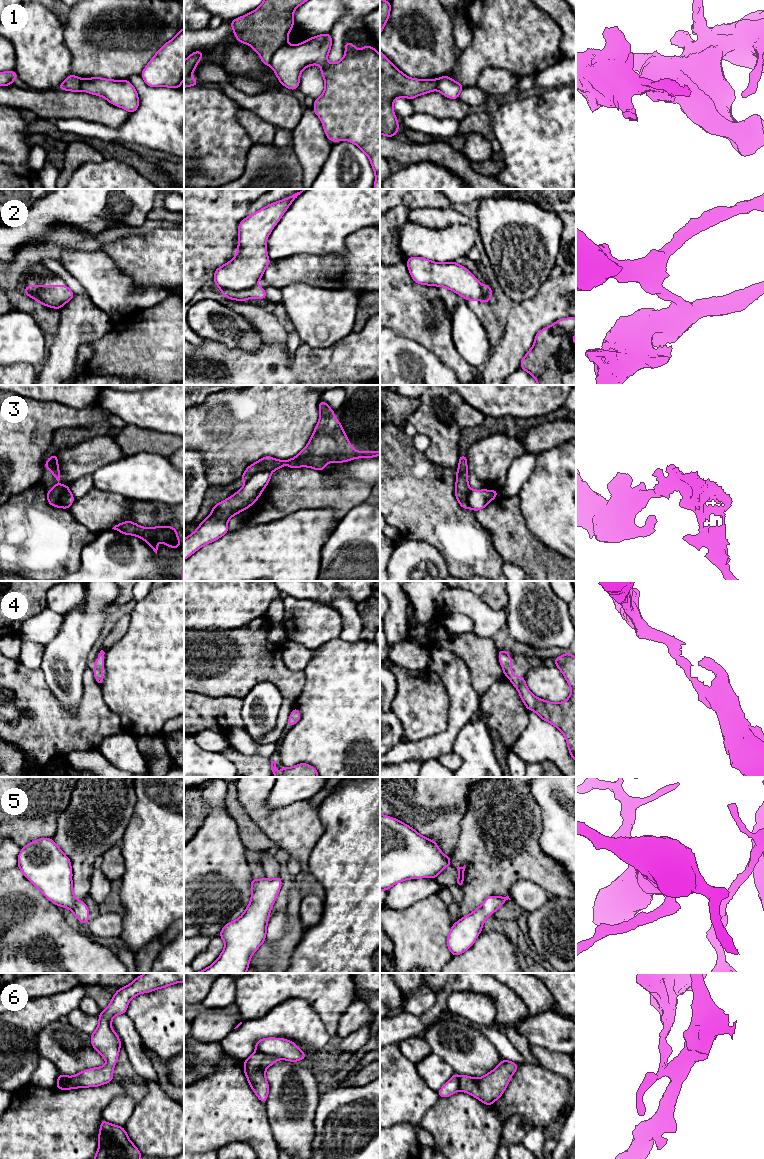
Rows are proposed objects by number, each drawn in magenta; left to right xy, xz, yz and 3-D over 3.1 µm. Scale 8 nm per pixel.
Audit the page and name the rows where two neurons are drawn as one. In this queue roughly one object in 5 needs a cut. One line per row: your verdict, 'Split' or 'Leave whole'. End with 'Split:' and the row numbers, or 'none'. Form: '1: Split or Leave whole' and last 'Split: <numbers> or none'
1: Split
2: Split
3: Split
4: Leave whole
5: Leave whole
6: Split
Split: 1, 2, 3, 6

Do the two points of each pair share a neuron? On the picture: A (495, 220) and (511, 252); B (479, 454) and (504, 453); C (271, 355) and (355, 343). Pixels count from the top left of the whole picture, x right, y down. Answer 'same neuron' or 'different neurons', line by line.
A: same neuron
B: same neuron
C: same neuron

